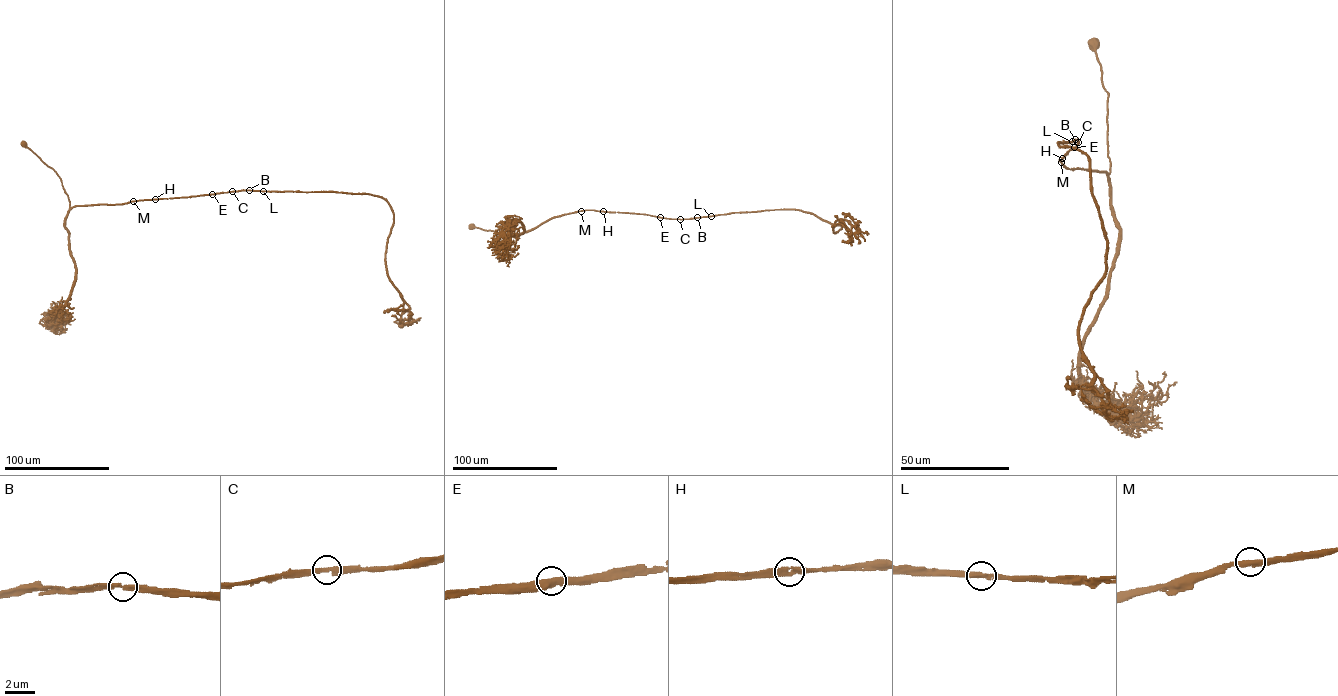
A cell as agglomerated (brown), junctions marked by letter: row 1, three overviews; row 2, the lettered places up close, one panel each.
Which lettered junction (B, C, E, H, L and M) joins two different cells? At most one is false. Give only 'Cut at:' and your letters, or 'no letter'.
Cut at: no letter

